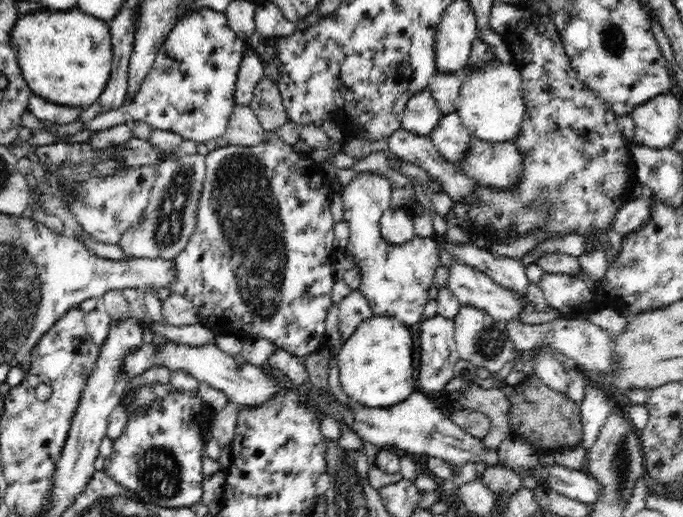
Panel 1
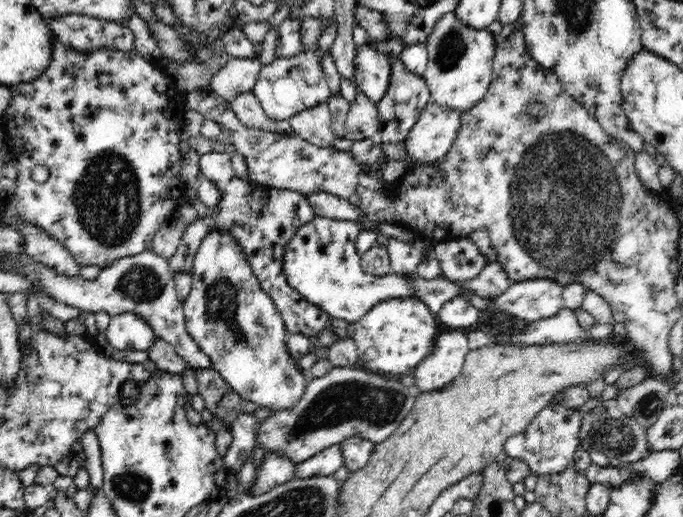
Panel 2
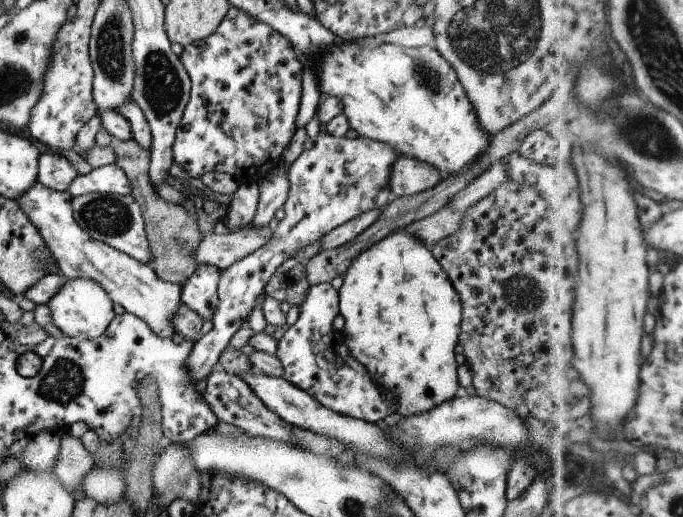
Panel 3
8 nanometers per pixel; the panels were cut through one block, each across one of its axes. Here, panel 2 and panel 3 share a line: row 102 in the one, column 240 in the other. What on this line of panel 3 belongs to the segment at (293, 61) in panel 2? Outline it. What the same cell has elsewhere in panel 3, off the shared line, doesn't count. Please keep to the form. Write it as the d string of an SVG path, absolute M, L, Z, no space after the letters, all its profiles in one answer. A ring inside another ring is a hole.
M321 124L318 136L291 164L287 172L290 191L284 204L286 215L272 232L272 238L263 248L236 260L232 266L221 272L217 291L218 309L212 320L212 330L194 343L193 352L188 356L192 384L196 385L219 368L222 352L229 346L232 336L247 322L256 302L266 297L266 284L281 263L296 257L298 250L321 240L356 216L370 210L382 210L389 204L393 198L390 176L396 158L398 152L394 152L384 142L361 136L354 139L336 138L328 134L325 125Z

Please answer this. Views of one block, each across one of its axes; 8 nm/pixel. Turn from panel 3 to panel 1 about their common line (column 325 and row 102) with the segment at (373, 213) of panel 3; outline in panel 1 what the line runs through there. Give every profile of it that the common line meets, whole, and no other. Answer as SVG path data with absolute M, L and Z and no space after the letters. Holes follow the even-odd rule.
M246 48L240 71L237 75L237 84L235 89L235 105L249 106L252 98L255 96L256 88L264 75L265 64L260 57L253 53L251 48Z

